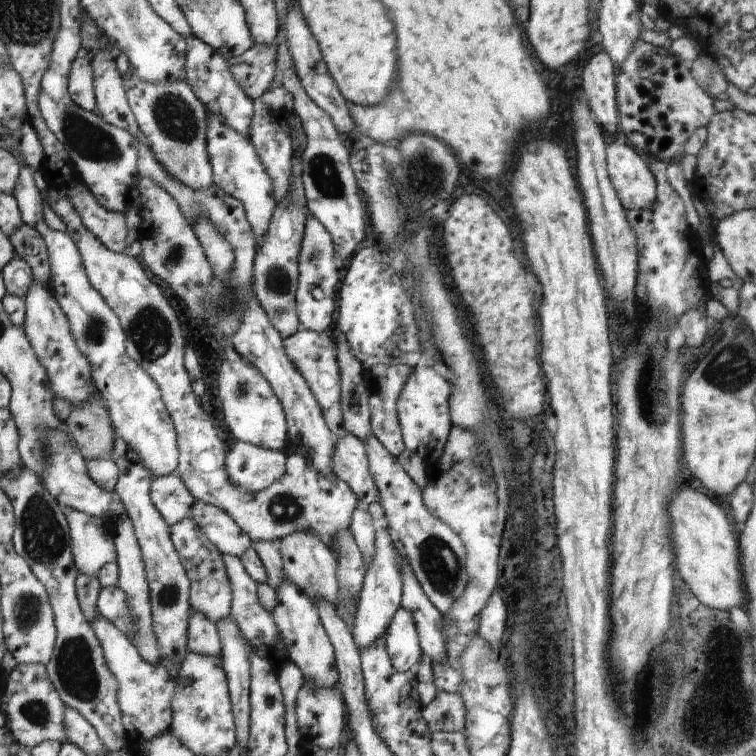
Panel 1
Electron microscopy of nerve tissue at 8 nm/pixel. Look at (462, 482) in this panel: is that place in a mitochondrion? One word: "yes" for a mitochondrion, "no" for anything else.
no

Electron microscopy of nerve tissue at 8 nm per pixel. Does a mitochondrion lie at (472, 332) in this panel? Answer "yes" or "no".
no

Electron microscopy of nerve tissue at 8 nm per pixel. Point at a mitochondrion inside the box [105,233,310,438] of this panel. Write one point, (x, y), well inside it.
(150, 331)

